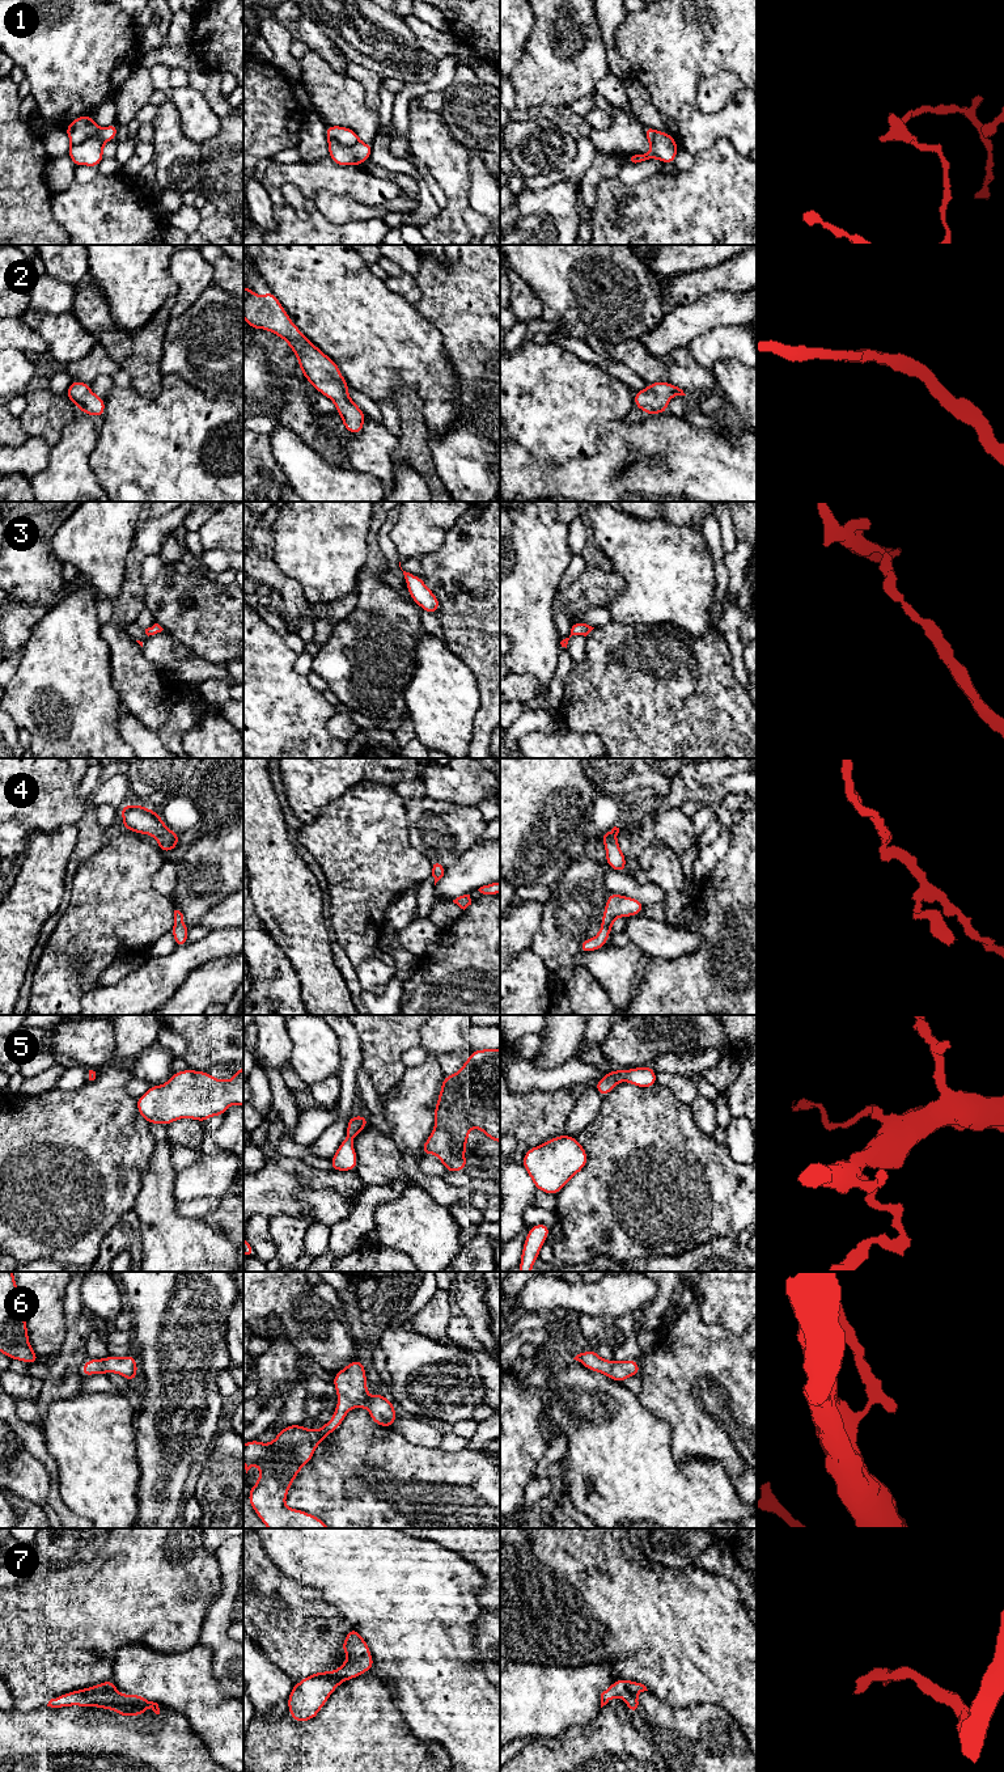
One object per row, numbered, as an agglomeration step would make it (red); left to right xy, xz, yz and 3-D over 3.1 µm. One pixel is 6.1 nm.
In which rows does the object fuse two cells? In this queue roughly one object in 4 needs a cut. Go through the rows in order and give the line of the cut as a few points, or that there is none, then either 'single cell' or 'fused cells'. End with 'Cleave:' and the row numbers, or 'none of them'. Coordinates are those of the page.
1: xz (329, 139), (342, 144), (355, 144), (359, 140) | fused cells
2: no cut | single cell
3: no cut | single cell
4: no cut | single cell
5: no cut | single cell
6: no cut | single cell
7: no cut | single cell
Cleave: 1

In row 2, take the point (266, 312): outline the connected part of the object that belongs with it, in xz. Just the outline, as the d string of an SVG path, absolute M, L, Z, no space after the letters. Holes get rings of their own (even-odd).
M243 286L243 318L254 330L264 329L284 339L297 356L304 377L335 403L336 414L343 418L342 427L353 435L363 432L367 415L351 399L338 364L301 333L271 291L260 297Z

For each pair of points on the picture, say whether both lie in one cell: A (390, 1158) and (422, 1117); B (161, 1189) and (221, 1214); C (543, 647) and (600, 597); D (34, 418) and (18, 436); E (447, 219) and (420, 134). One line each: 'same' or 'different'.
A: different
B: different
C: different
D: different
E: same

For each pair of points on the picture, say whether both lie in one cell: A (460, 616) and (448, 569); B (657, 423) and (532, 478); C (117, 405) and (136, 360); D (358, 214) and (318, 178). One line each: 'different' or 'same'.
A: same
B: same
C: different
D: different

